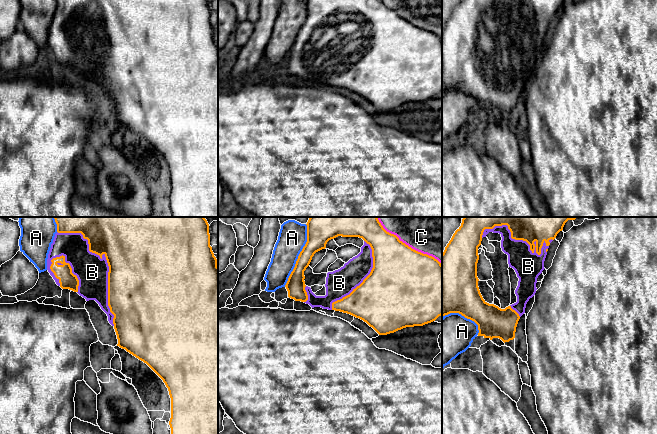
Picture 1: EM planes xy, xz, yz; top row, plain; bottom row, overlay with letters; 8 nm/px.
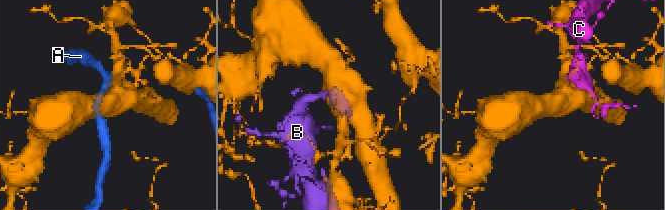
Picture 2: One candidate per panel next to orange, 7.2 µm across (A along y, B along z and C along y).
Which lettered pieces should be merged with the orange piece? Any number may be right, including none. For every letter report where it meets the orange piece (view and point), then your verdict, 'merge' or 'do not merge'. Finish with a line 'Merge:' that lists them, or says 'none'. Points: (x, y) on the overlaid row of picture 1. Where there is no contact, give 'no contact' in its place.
A: xz (299, 255) | do not merge
B: xy (107, 262) | merge
C: xz (407, 245) | do not merge
Merge: B

